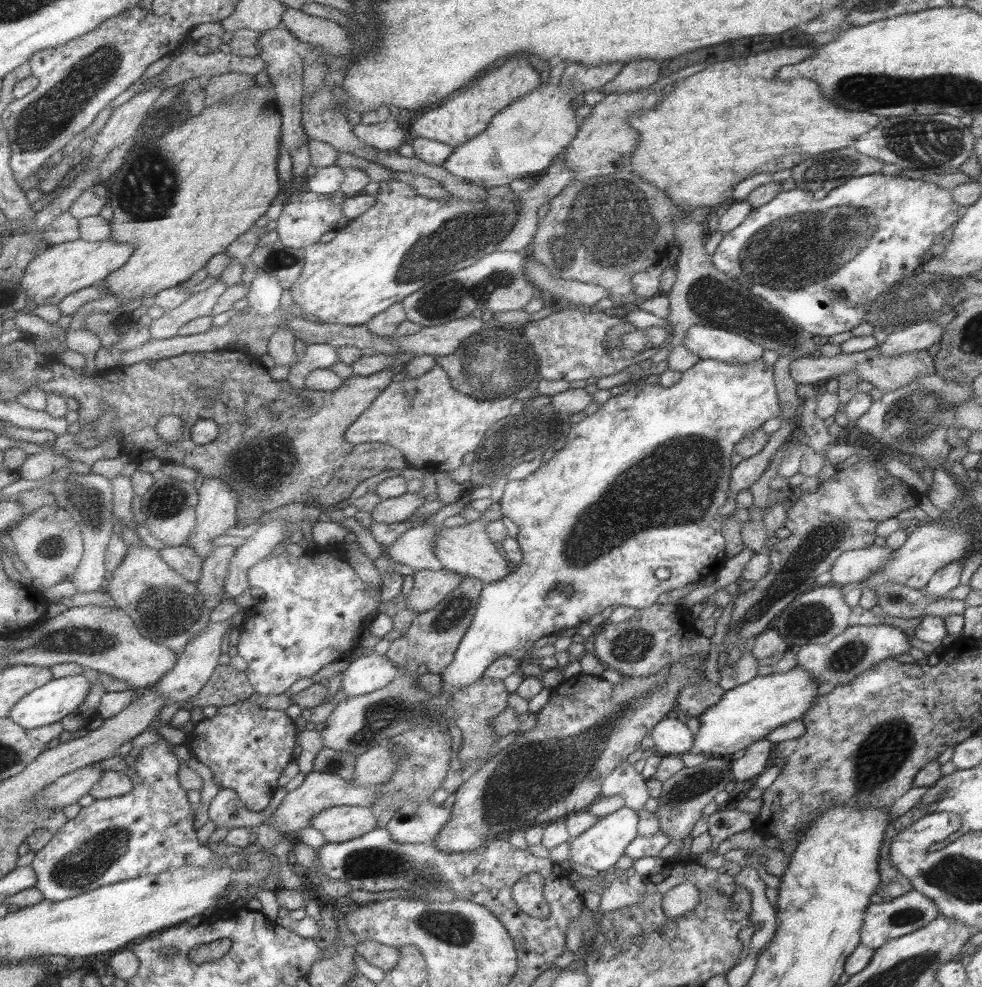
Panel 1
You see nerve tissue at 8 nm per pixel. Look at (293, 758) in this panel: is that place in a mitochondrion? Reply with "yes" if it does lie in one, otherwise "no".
no

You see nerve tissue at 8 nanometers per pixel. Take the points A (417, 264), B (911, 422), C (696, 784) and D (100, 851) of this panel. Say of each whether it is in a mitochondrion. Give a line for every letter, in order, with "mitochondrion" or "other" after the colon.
A: mitochondrion
B: mitochondrion
C: mitochondrion
D: mitochondrion

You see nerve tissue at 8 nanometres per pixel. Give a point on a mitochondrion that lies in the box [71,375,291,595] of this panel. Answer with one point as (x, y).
(262, 469)

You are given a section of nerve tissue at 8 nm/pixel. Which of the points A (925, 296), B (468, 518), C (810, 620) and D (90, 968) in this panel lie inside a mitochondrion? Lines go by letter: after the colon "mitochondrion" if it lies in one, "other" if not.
A: mitochondrion
B: other
C: mitochondrion
D: other

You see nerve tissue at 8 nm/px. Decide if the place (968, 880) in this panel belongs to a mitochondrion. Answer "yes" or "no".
yes

